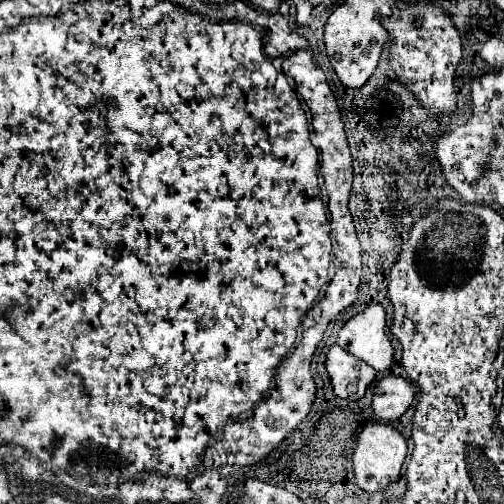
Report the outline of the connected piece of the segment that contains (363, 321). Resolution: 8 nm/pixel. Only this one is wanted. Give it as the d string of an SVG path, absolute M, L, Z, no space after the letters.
M381 305L351 317L337 333L335 343L377 371L385 371L393 363L395 351L385 335L385 309Z

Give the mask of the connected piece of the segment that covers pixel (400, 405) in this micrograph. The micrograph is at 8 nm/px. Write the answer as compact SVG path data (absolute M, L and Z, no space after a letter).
M387 375L375 383L371 409L383 421L399 419L415 399L413 385L397 375Z

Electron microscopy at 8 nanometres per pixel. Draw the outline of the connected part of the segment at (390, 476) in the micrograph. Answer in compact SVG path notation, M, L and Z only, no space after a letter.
M385 423L365 425L361 429L361 433L357 435L357 443L355 443L355 449L353 449L355 483L367 493L383 491L391 481L395 481L399 477L399 471L403 467L405 455L407 455L405 437L395 427L385 425Z

